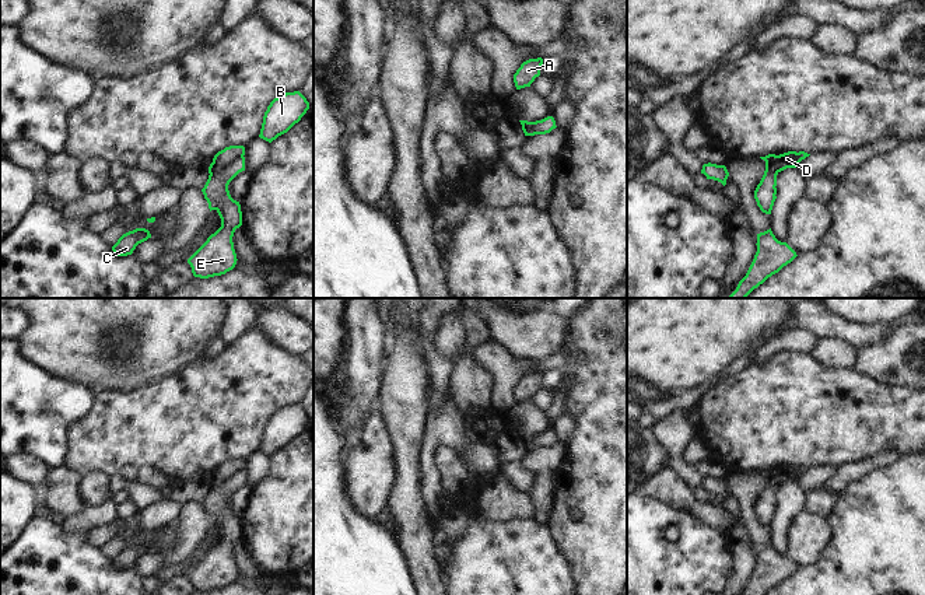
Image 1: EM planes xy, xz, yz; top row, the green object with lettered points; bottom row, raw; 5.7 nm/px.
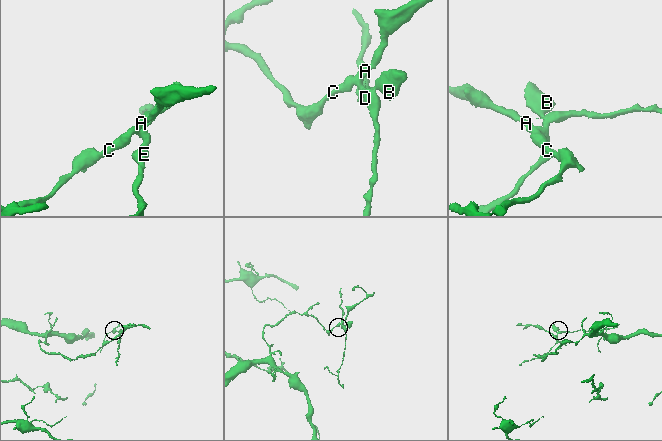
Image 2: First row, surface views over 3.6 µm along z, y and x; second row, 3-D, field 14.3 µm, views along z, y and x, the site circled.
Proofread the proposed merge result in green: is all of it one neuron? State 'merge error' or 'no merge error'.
merge error

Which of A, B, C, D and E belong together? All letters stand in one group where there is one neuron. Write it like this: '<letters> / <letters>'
A B C E / D

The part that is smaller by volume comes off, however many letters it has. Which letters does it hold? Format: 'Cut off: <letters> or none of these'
Cut off: D.

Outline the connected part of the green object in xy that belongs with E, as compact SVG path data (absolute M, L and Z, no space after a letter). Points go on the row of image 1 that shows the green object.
M245 157L234 160L221 172L210 174L202 189L210 211L218 213L221 227L188 259L195 277L221 276L236 265L232 237L242 225L242 211L239 202L231 197L228 185L242 171L245 171Z

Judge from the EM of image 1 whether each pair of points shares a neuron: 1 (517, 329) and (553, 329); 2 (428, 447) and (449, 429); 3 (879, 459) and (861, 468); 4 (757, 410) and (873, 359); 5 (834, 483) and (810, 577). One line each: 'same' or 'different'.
1: same
2: same
3: same
4: different
5: different

